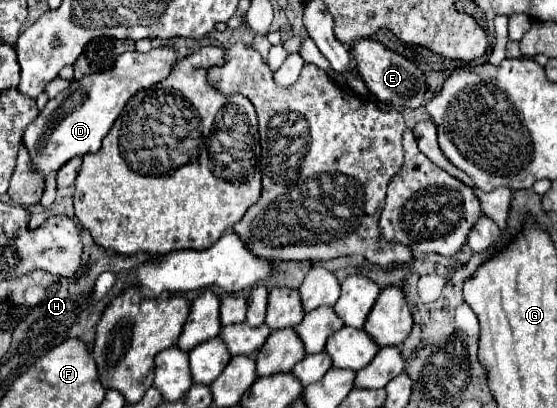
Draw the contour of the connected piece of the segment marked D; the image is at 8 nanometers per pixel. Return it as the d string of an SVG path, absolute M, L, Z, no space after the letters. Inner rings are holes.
M167 47L151 49L149 53L131 51L123 53L113 69L71 81L65 91L61 91L55 99L49 99L33 125L25 129L23 145L29 151L31 169L37 171L41 179L47 179L51 171L57 173L69 159L77 155L83 157L87 153L97 153L101 149L103 137L109 133L113 121L119 117L129 97L163 81L173 69L175 61L175 51Z

